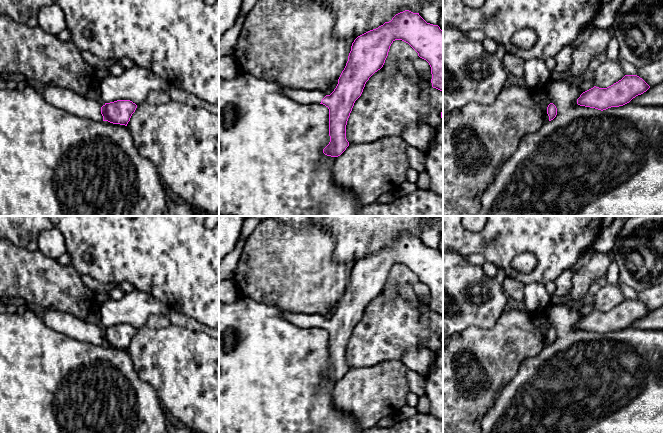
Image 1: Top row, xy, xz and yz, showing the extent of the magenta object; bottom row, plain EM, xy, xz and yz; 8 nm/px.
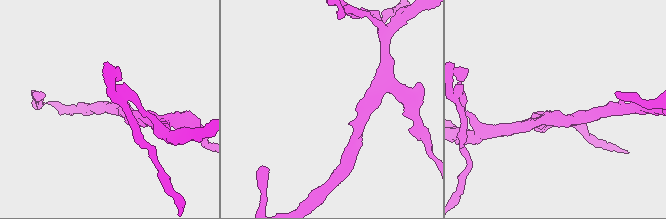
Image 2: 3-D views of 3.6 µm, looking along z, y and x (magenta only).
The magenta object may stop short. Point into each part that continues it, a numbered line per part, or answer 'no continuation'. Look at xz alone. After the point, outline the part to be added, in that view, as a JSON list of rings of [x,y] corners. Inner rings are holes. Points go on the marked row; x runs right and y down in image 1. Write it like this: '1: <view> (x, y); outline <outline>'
1: xz (298, 95); outline [[[286,88],[283,94],[297,103],[303,104],[320,104],[326,96],[325,92],[320,90],[303,90]]]

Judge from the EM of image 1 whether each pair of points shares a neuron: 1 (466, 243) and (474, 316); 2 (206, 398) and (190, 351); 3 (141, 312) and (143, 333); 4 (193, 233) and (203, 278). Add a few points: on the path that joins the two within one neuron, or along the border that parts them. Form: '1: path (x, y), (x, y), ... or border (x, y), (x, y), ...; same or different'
1: border (453, 251), (465, 257); different
2: path (206, 386), (190, 370), (190, 363); same
3: border (145, 324), (137, 329); different
4: path (193, 244), (194, 267); same

